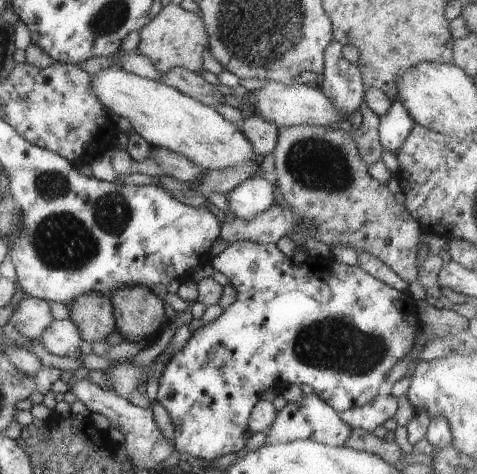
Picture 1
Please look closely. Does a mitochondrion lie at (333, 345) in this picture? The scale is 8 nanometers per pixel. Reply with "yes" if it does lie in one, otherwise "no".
yes

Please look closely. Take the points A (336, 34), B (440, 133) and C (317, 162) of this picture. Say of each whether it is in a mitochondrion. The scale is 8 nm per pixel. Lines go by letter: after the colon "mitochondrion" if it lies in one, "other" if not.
A: other
B: other
C: mitochondrion

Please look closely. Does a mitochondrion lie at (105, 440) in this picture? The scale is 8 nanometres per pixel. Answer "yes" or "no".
no

